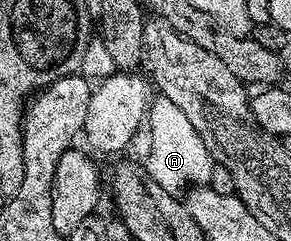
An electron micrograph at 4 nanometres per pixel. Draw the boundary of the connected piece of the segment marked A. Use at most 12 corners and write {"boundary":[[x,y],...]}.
{"boundary":[[172,100],[148,111],[156,180],[209,183],[216,165],[200,132]]}

